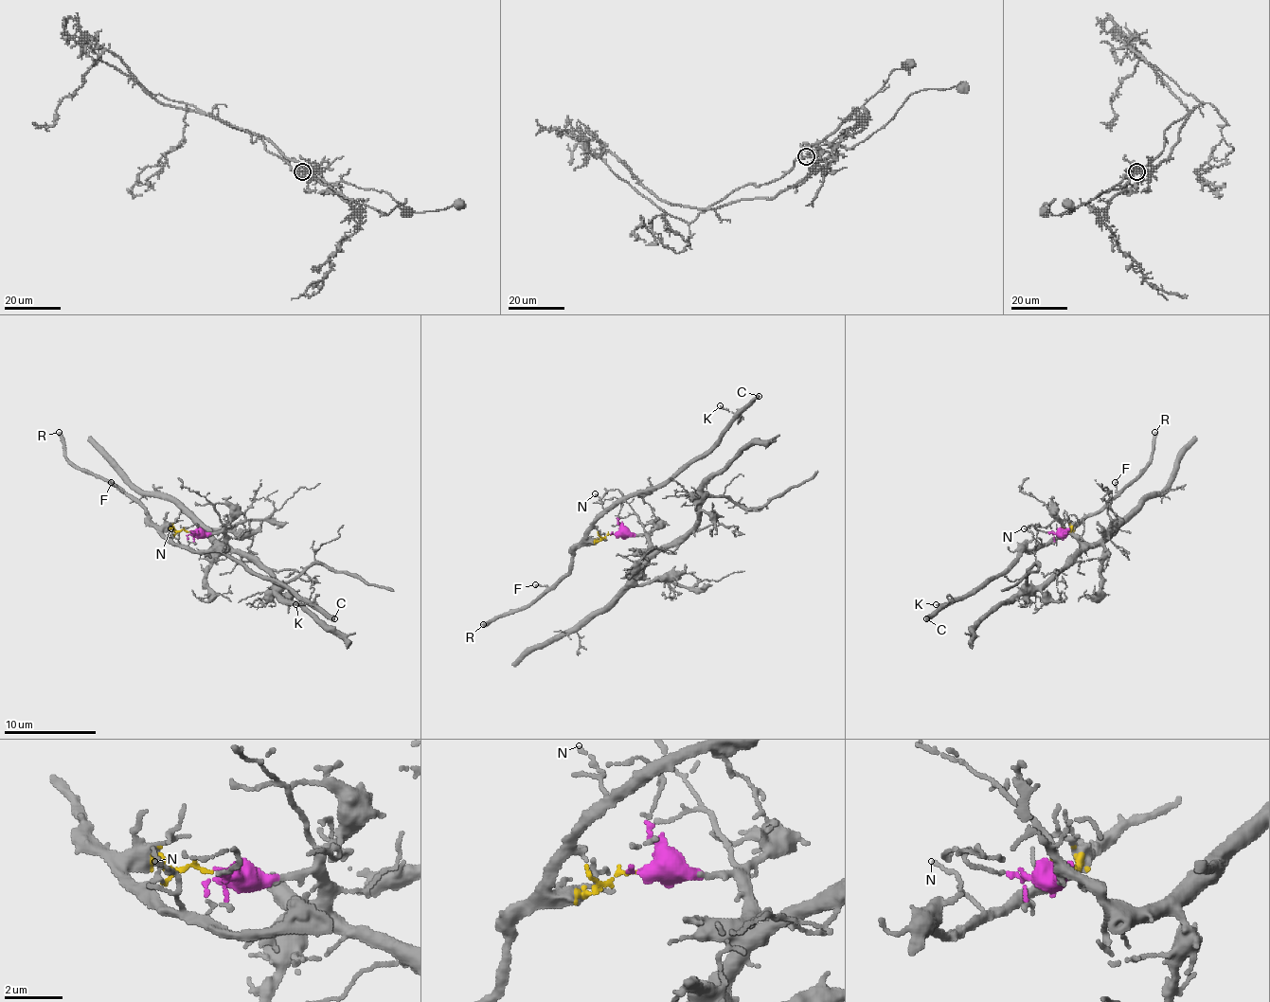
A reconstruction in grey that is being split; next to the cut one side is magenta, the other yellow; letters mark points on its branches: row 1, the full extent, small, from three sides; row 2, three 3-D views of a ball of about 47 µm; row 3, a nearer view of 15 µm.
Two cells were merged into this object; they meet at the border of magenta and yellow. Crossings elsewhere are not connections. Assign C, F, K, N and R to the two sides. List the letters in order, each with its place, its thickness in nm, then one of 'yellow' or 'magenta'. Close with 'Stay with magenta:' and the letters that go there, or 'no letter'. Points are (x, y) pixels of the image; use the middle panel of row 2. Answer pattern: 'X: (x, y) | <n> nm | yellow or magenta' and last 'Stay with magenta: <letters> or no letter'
C: (759, 396) | 360 nm | yellow
F: (535, 584) | 120 nm | yellow
K: (720, 405) | 110 nm | yellow
N: (595, 493) | 130 nm | yellow
R: (483, 624) | 300 nm | yellow
Stay with magenta: no letter

